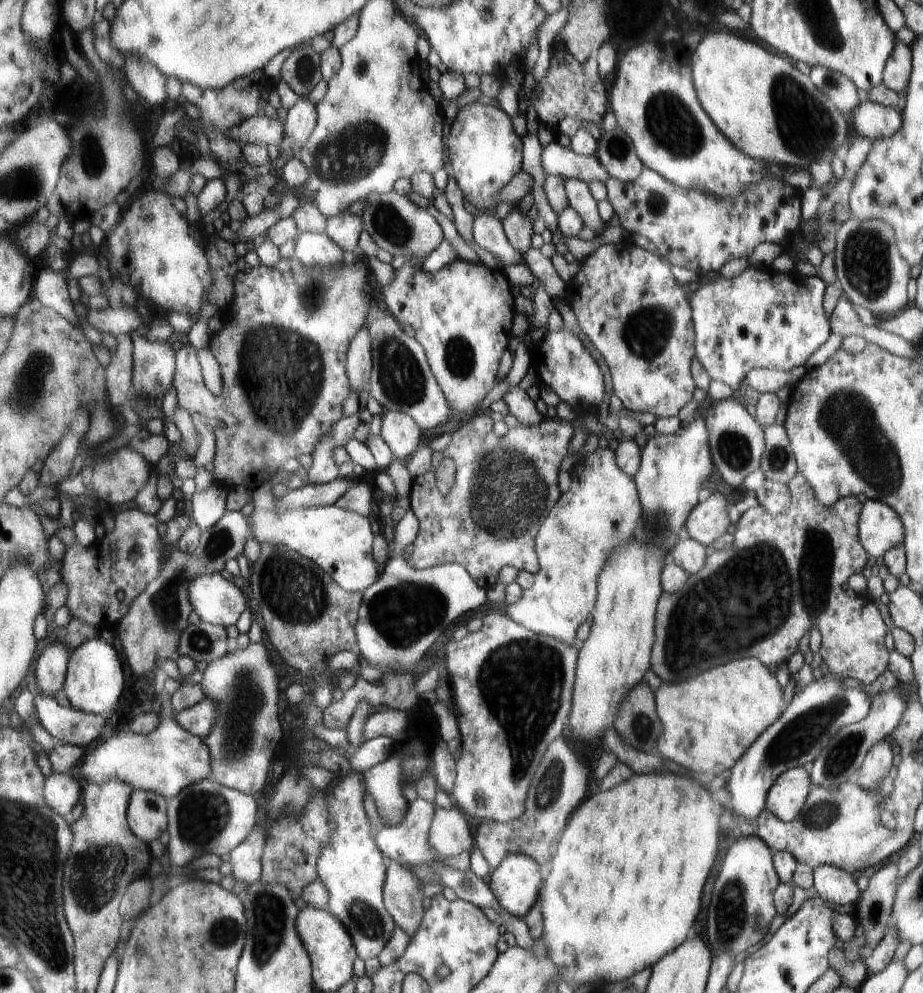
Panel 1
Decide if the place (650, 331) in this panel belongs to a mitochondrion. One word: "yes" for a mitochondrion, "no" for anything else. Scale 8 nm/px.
yes

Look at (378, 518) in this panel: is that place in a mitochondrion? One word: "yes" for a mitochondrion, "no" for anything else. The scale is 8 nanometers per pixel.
no

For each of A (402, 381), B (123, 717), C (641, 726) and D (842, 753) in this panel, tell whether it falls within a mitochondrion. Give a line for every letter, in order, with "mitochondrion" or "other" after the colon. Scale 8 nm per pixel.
A: mitochondrion
B: other
C: mitochondrion
D: mitochondrion

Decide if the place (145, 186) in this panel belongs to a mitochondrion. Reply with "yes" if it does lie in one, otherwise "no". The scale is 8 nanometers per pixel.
no

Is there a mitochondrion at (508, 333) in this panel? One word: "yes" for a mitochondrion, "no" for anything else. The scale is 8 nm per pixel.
no

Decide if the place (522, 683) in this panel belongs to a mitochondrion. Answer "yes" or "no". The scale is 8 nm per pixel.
yes

